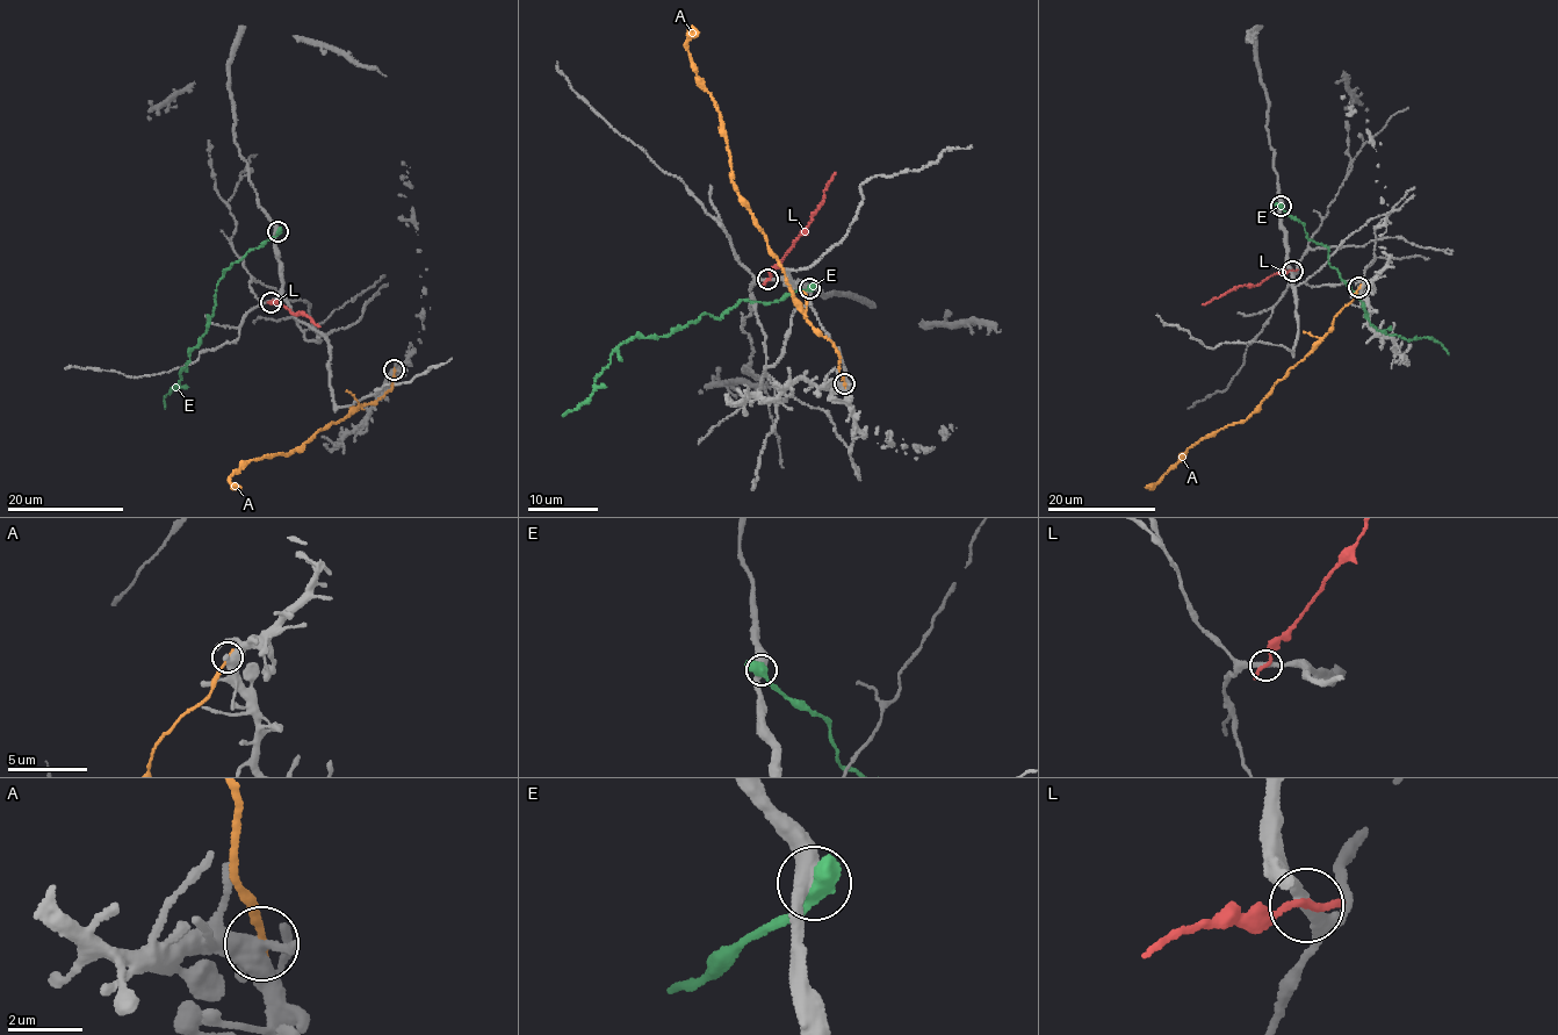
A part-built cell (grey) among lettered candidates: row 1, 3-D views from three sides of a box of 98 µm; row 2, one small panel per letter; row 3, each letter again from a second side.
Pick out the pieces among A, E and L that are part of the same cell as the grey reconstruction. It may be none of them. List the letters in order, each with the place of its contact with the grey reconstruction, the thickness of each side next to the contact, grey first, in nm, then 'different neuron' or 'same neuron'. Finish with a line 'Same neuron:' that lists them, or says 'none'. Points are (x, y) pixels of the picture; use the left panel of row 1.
A: meets grey at (394, 369); 500 nm thick on the grey side, 200 nm on the other; different neuron
E: meets grey at (278, 231); 440 nm thick on the grey side, 650 nm on the other; different neuron
L: meets grey at (271, 302); 260 nm thick on the grey side, 260 nm on the other; different neuron
Same neuron: none

